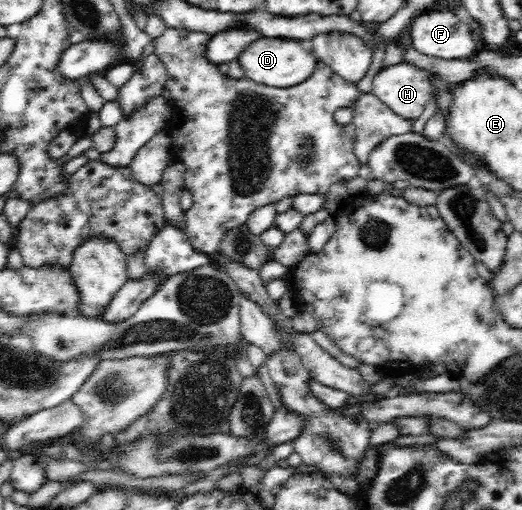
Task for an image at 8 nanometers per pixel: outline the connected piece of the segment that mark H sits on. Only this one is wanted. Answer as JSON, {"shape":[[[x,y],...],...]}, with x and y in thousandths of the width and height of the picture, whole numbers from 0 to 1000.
{"shape":[[[780,122],[732,133],[713,157],[713,180],[776,235],[799,233],[831,186],[818,141]]]}

